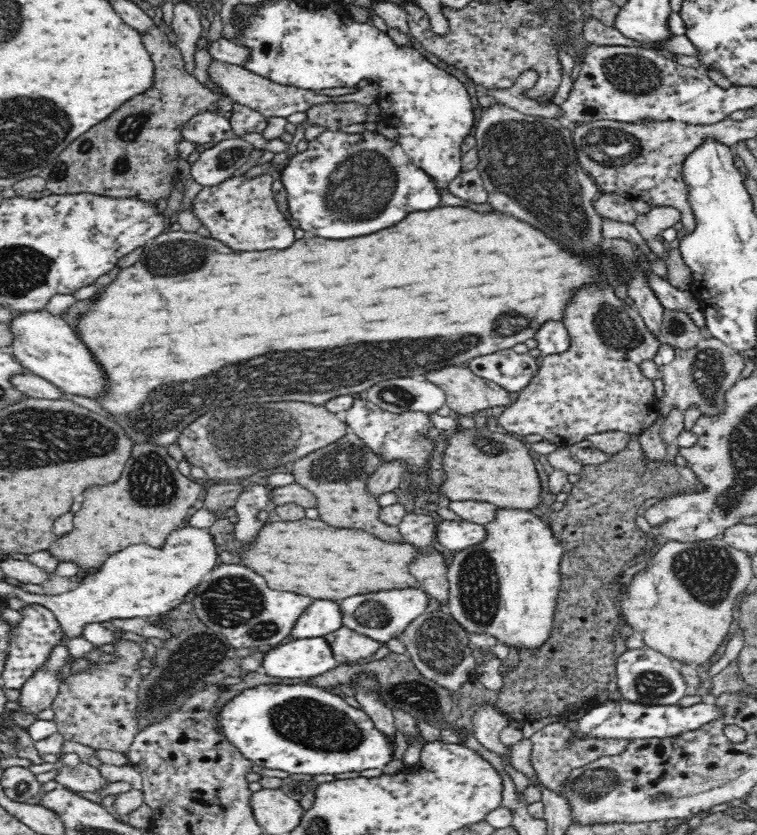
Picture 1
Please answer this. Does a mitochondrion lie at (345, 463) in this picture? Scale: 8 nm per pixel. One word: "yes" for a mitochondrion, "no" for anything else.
yes

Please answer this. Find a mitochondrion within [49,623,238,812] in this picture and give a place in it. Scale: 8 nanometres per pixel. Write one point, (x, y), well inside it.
(194, 658)

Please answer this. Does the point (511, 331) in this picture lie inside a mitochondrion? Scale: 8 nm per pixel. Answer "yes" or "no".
yes

